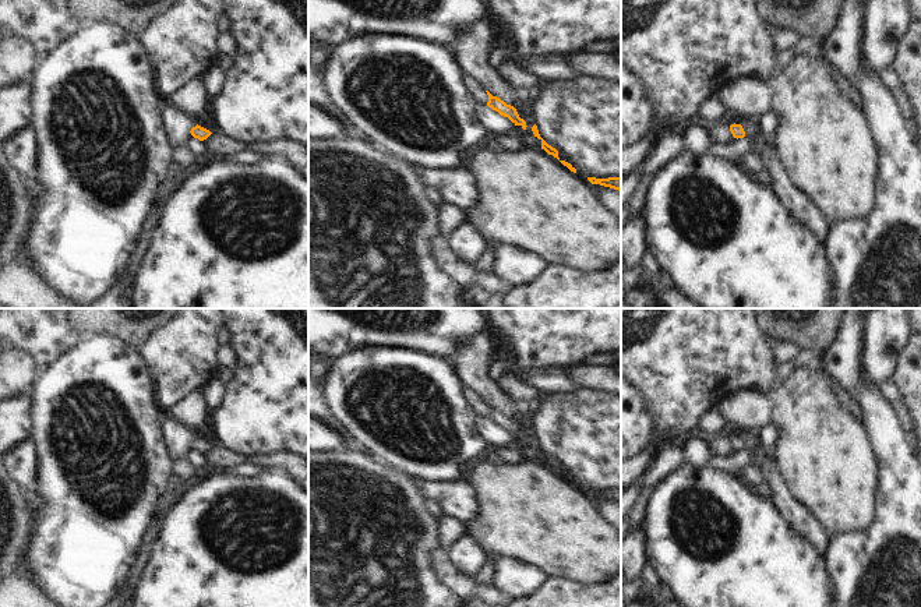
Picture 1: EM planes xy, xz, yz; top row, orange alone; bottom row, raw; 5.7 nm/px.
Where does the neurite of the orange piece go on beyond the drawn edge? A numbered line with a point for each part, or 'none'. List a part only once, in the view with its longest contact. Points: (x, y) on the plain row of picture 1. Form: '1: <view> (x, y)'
none

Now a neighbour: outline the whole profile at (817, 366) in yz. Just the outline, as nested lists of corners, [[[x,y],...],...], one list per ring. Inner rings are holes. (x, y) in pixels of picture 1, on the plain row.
[[[814,360],[809,368],[819,374],[821,380],[830,389],[832,396],[834,396],[843,405],[843,409],[864,424],[862,409],[854,398],[847,396],[847,392],[841,388],[841,385],[825,370],[825,363],[821,360]]]

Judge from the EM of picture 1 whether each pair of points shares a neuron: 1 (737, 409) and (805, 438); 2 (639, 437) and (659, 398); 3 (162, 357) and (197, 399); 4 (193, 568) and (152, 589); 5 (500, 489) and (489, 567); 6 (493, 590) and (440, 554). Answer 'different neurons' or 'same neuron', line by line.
1: same neuron
2: different neurons
3: different neurons
4: same neuron
5: different neurons
6: same neuron

